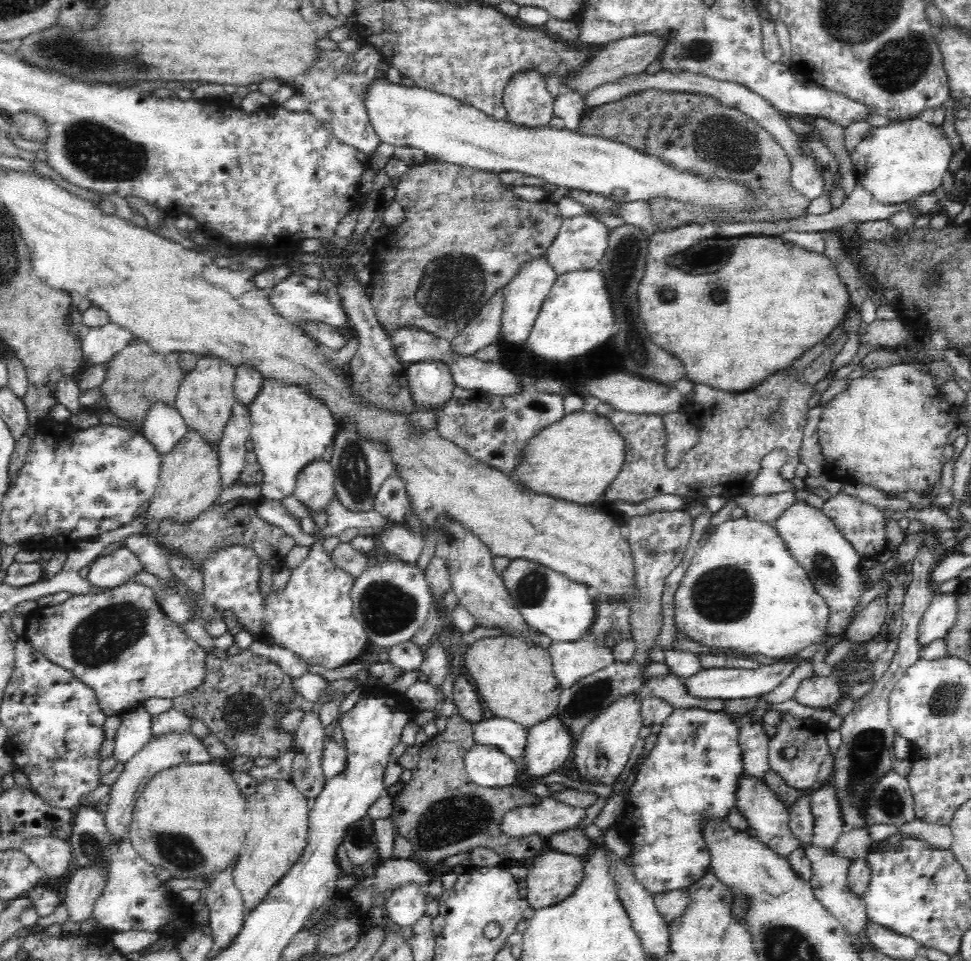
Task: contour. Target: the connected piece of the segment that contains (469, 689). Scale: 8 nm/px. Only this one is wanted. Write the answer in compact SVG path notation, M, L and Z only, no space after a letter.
M460 674L454 681L452 698L456 705L456 712L461 718L468 720L474 726L483 722L484 712L482 709L484 703L481 701L477 689L466 680L464 674Z

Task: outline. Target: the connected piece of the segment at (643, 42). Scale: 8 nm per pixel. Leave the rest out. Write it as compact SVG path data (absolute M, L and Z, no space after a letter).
M642 33L636 36L627 36L606 43L574 80L566 82L565 90L582 91L582 96L593 91L597 86L607 82L614 82L626 75L641 73L661 56L664 48L670 44L668 35L656 35L656 33Z

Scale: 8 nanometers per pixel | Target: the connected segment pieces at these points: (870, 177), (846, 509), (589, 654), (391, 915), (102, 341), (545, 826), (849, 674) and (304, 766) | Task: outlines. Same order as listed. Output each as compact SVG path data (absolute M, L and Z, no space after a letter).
M928 112L925 114L921 114L919 117L914 119L902 119L897 122L892 122L892 124L886 124L886 126L882 127L872 127L867 135L862 138L862 140L855 147L855 150L851 154L851 162L853 164L853 175L855 178L855 182L859 184L864 190L867 190L872 197L879 204L882 205L902 205L903 202L916 201L919 197L923 195L928 195L928 192L934 192L940 184L942 184L942 177L948 172L948 164L950 164L950 159L953 155L952 147L948 139L946 139L946 135L944 135L944 131L941 126L935 126L932 121L932 113Z
M842 492L830 495L830 498L824 501L822 509L862 559L876 559L884 550L888 550L884 511L878 509L876 505Z
M587 637L577 641L553 641L548 649L554 677L562 690L594 672L609 670L617 662L610 647L598 648Z
M407 881L394 888L391 897L387 897L384 908L387 921L391 920L404 928L422 919L426 895L418 883Z
M106 323L101 327L89 328L81 340L84 356L89 362L100 364L109 362L120 353L134 337L114 323Z
M554 797L541 798L538 806L512 808L503 821L508 836L542 835L549 837L582 824L586 809L566 804Z
M864 653L846 655L832 665L830 676L810 676L800 682L795 700L816 710L829 709L842 698L848 698L852 688L865 684L874 677L874 662L870 662Z
M318 710L306 714L294 736L296 757L290 779L294 786L312 801L324 790L328 781L322 769L325 728L321 724Z

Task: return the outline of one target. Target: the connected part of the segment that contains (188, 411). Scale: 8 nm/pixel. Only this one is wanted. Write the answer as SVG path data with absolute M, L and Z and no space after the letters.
M198 355L196 366L184 375L180 383L174 405L180 411L188 428L202 433L210 443L218 444L230 418L235 399L233 394L235 370L236 367L224 357Z

